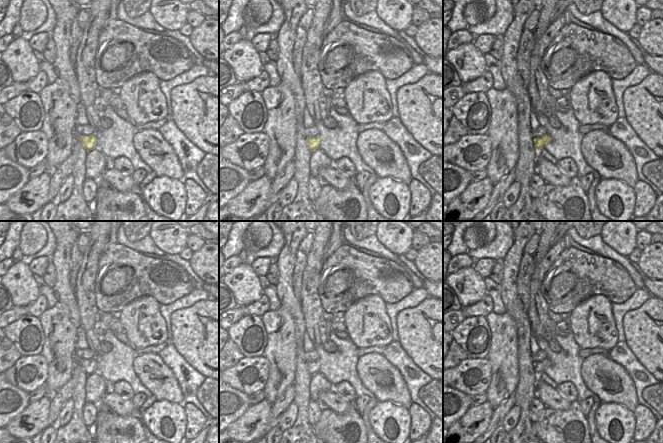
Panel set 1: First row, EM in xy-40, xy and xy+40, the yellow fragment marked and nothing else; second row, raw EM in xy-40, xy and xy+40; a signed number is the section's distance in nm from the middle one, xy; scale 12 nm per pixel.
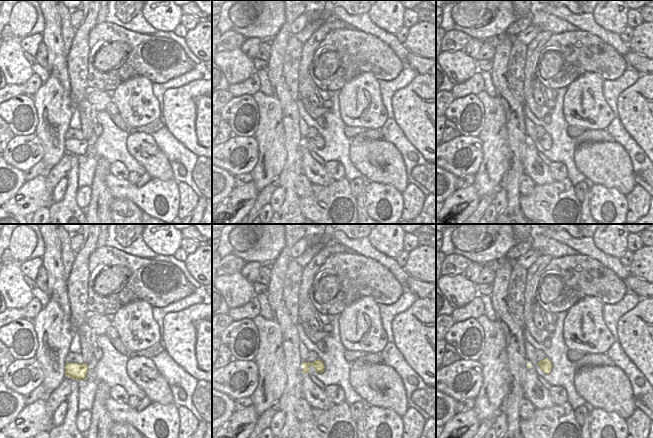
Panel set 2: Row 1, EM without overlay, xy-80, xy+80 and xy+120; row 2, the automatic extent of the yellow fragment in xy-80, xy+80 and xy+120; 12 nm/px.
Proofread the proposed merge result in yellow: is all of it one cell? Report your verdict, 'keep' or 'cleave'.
keep

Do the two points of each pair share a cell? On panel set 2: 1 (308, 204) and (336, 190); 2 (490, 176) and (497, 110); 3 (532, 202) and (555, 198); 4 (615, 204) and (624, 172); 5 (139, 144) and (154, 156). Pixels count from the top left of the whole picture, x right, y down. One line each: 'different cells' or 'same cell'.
1: same cell
2: same cell
3: same cell
4: different cells
5: same cell

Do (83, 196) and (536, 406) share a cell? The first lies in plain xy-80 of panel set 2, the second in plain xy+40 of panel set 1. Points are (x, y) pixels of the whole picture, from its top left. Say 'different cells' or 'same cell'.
same cell

